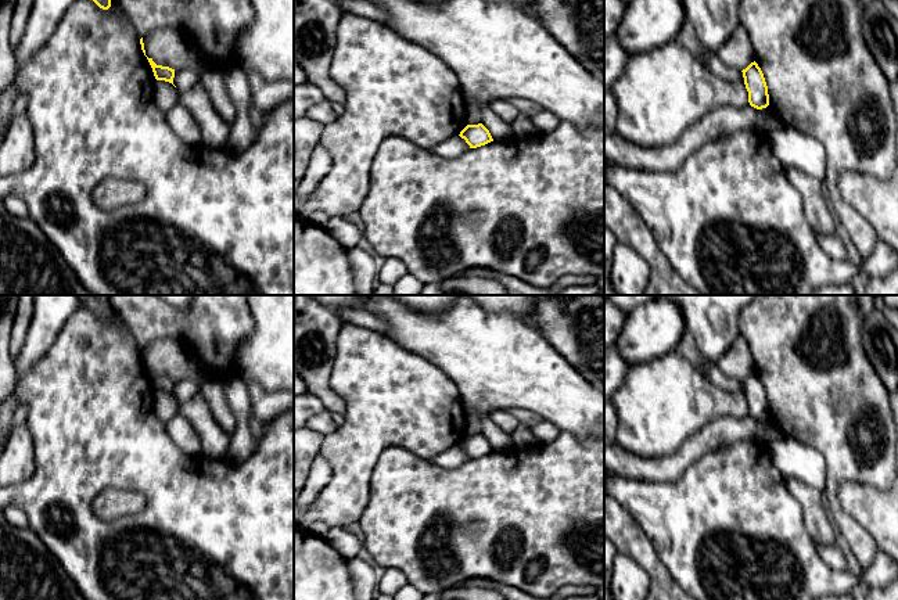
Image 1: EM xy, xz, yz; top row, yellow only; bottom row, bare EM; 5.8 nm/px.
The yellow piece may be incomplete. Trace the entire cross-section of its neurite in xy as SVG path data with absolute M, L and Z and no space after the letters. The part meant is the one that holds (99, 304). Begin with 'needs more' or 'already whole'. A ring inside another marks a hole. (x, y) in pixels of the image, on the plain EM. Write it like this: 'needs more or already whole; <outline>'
already whole; M76 295L80 305L93 310L100 319L111 317L109 295Z

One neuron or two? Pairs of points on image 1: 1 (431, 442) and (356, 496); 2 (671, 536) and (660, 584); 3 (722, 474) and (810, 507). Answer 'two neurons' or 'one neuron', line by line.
1: one neuron
2: two neurons
3: two neurons

